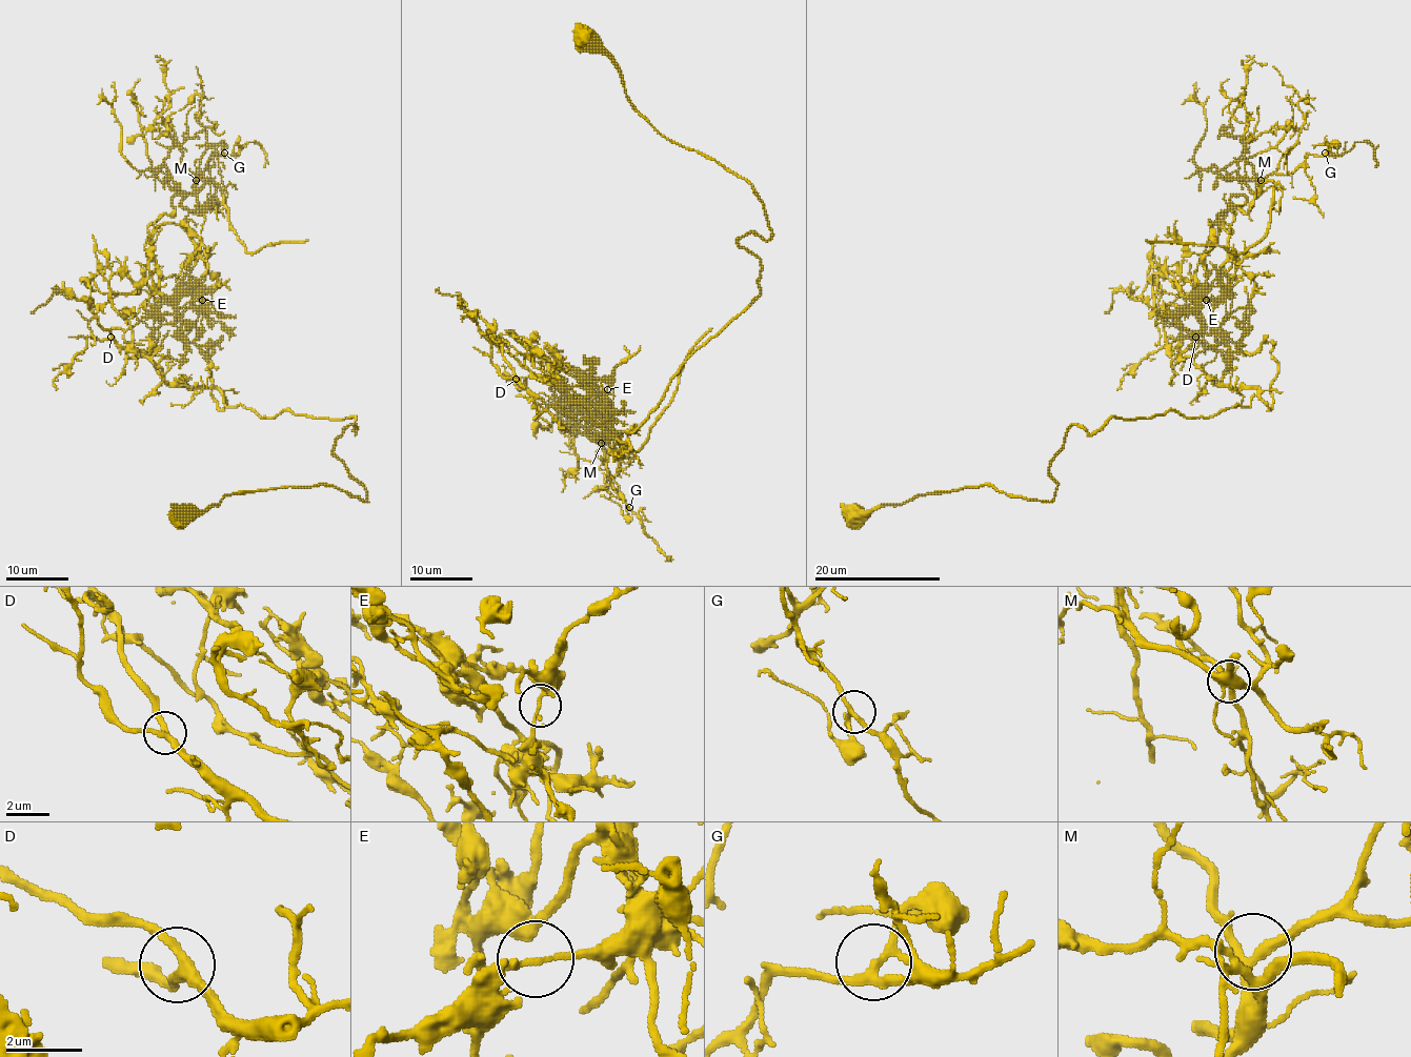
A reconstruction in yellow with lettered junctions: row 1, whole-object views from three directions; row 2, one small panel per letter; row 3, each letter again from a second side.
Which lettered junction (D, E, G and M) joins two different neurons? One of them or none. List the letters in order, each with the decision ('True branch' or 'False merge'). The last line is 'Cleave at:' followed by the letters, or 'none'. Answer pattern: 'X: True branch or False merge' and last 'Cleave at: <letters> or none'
D: True branch
E: False merge
G: True branch
M: True branch
Cleave at: E

